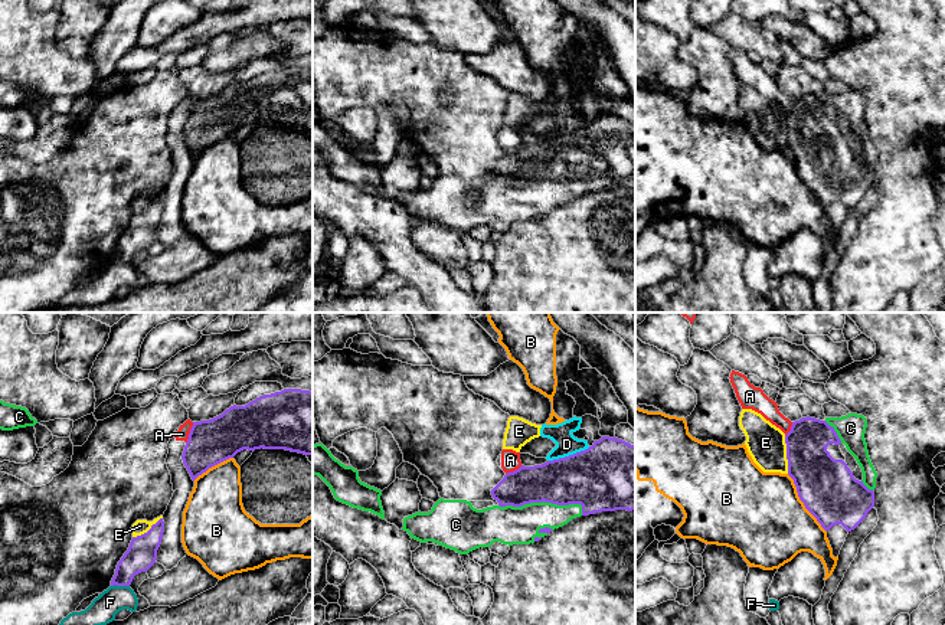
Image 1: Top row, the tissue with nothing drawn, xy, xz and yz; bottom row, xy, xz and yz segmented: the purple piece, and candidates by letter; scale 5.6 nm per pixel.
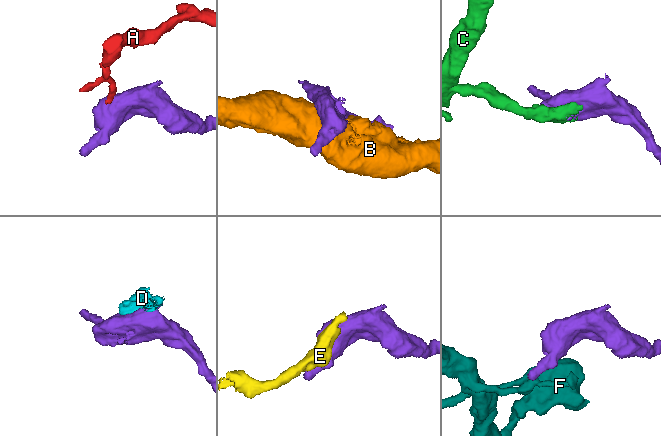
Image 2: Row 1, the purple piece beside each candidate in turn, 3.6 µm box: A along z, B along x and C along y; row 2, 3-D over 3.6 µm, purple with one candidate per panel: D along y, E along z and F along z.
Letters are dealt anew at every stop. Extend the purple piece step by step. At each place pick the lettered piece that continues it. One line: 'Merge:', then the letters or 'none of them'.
Merge: C

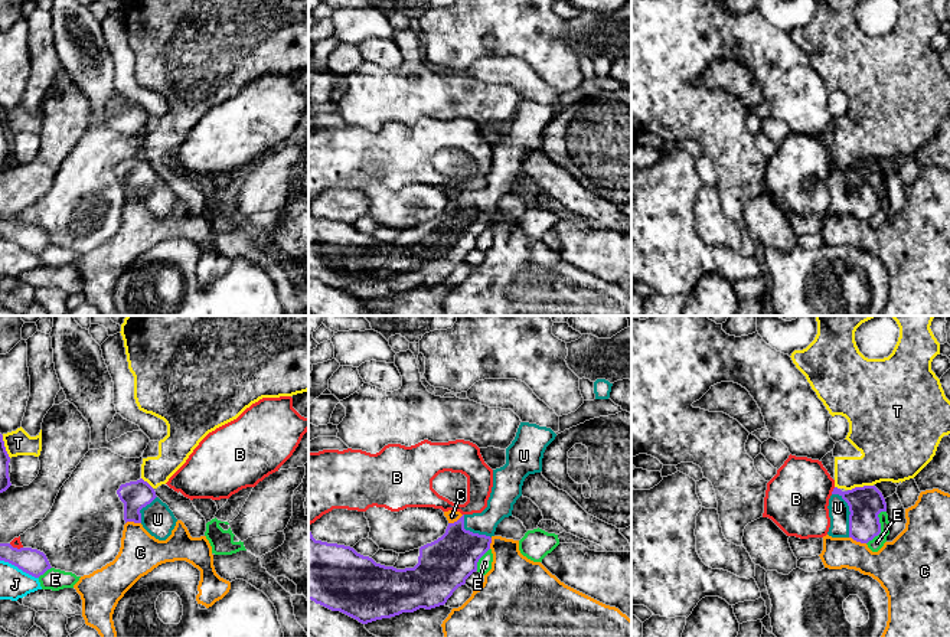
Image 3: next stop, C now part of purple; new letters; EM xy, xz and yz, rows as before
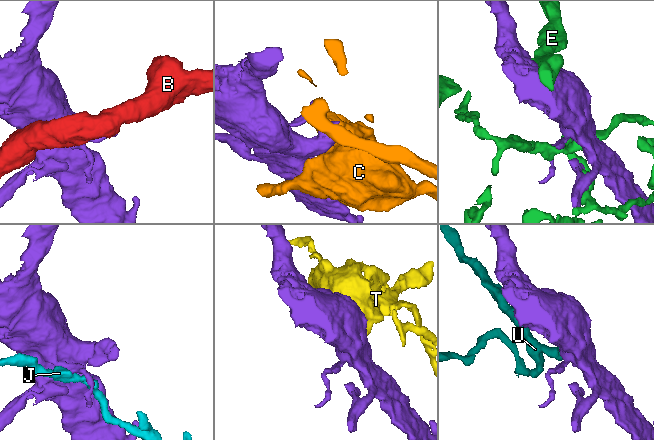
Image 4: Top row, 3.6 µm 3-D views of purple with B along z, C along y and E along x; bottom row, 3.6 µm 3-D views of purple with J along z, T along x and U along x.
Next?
Merge: U

